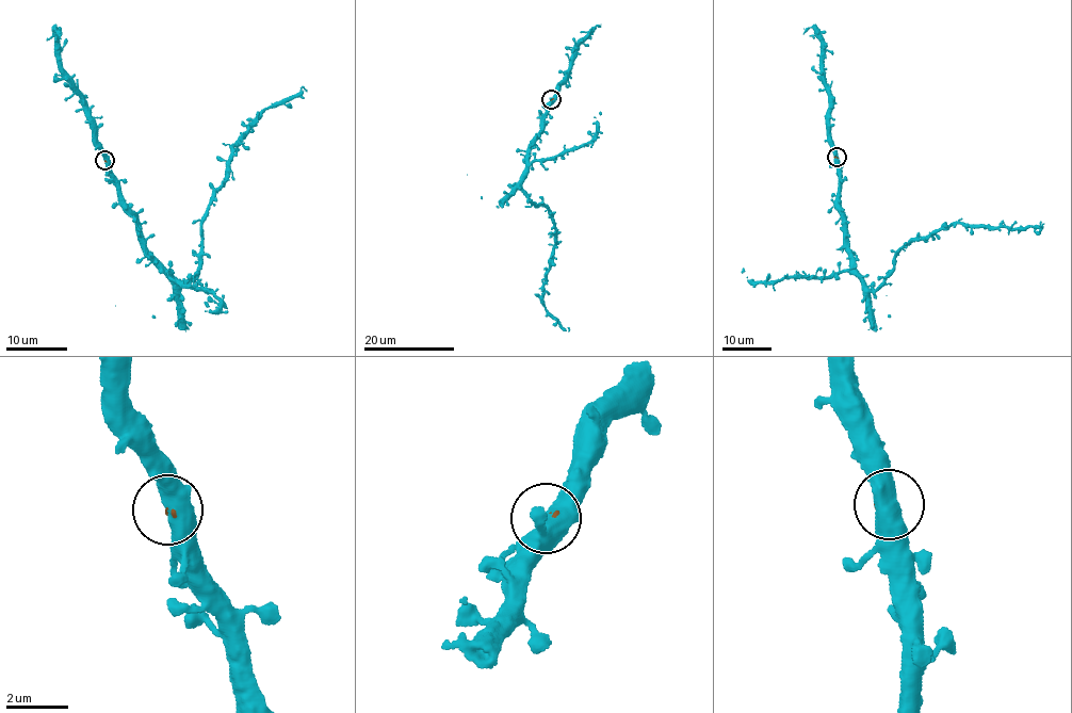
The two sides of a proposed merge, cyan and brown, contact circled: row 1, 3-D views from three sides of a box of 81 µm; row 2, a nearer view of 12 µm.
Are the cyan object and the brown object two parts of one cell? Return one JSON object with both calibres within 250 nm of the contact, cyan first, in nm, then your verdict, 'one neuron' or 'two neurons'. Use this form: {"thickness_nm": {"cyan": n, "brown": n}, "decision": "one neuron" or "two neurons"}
{"thickness_nm": {"cyan": 550, "brown": 60}, "decision": "one neuron"}

